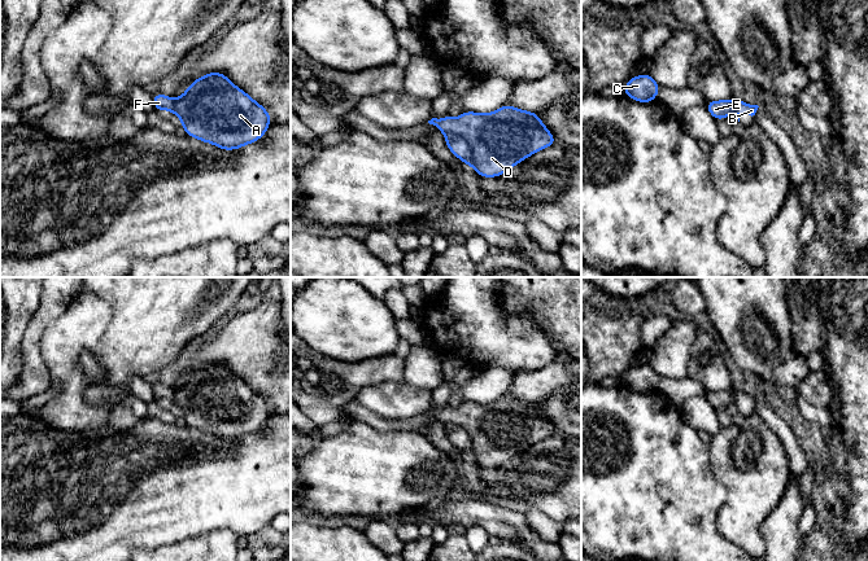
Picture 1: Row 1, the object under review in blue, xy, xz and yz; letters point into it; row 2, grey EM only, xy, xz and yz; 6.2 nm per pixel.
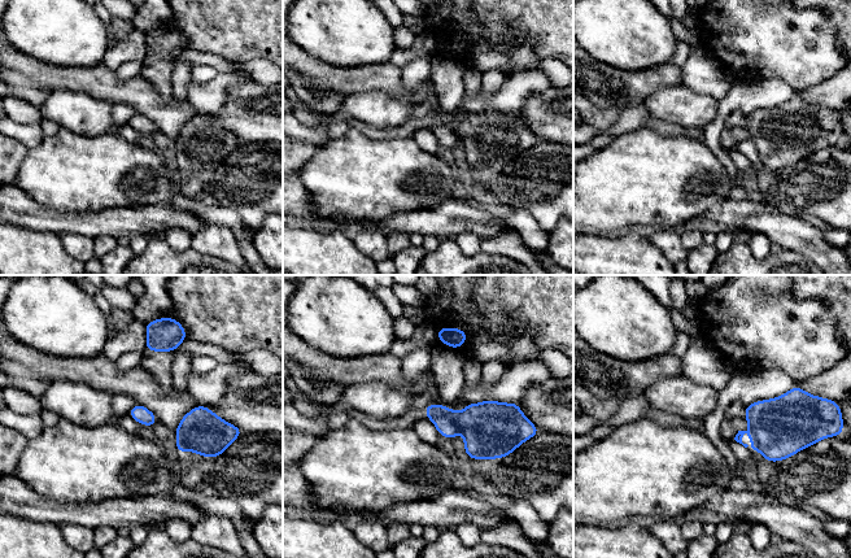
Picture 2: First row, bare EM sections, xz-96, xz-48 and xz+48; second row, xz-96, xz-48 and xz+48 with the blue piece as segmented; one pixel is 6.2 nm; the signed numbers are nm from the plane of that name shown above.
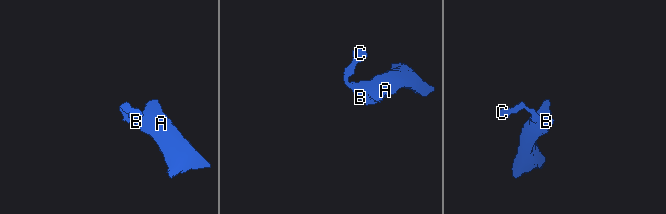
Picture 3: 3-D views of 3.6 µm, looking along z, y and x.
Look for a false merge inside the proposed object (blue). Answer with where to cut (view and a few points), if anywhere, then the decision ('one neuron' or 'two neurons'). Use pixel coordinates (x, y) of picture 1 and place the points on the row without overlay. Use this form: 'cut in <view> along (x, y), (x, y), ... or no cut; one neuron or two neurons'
cut in xz along (445, 423), (457, 423), (467, 433), (471, 441), (471, 455); two neurons

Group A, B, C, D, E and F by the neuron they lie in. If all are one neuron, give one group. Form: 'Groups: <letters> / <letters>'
Groups: A D E / B C F

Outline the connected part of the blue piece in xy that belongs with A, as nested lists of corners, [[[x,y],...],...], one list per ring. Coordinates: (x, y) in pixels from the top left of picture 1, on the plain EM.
[[[217,361],[195,369],[186,382],[175,390],[174,403],[182,411],[182,417],[184,418],[186,425],[213,434],[222,441],[235,441],[258,431],[263,425],[266,425],[272,411],[261,394],[236,377],[224,364]]]

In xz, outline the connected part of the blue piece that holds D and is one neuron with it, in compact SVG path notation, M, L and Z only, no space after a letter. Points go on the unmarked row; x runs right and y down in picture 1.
M509 394L488 404L463 402L458 408L446 406L428 413L442 424L458 424L468 433L471 457L480 468L501 466L529 446L557 434L537 403Z

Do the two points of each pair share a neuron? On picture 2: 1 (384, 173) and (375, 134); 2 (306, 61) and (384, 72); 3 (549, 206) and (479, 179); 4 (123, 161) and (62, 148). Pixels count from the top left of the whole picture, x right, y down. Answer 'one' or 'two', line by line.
1: two
2: one
3: two
4: one

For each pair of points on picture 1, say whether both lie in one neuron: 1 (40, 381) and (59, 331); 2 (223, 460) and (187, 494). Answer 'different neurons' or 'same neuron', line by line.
1: different neurons
2: same neuron

